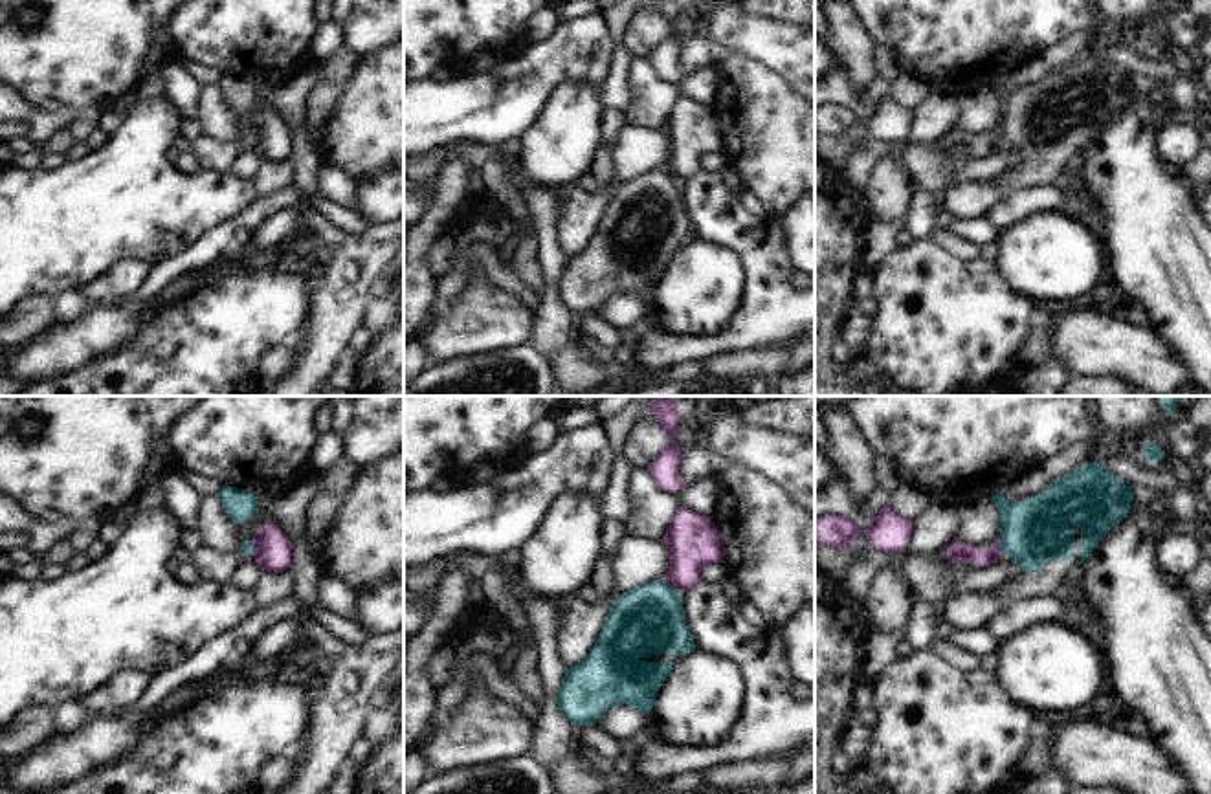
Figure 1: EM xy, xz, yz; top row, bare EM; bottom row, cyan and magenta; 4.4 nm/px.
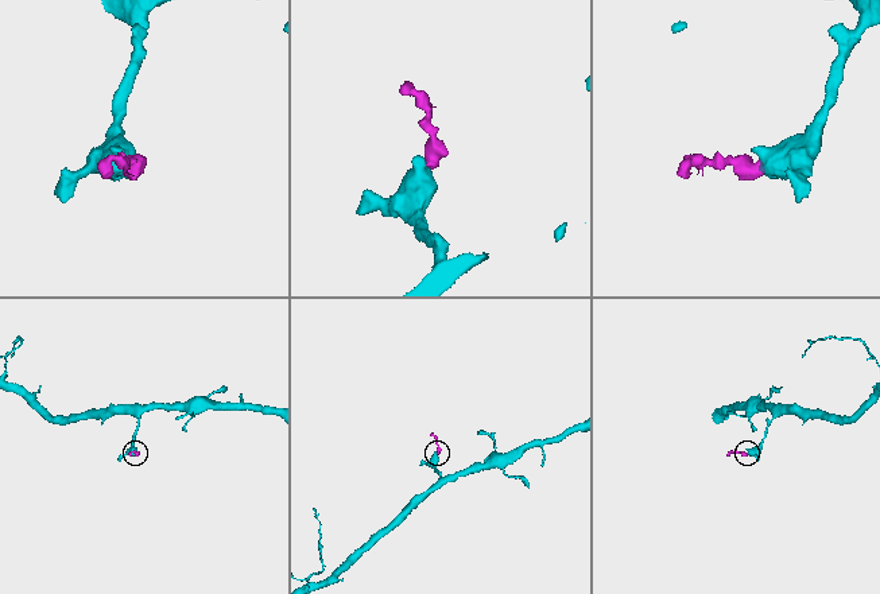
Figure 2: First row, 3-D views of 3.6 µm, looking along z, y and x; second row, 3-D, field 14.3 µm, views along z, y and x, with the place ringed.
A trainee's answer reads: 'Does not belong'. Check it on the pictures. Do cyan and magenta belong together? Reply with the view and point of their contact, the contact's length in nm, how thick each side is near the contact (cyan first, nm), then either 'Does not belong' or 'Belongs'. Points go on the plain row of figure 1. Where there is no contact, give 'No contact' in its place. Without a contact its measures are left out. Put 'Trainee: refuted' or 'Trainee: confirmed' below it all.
Touches cyan at yz (999, 134). Shared border 90 nm. Thickness 280 nm (cyan) against 90 nm. Does not belong.
Trainee: confirmed

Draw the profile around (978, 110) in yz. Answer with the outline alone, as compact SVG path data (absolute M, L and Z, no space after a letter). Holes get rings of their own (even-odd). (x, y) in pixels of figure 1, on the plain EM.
M989 88L969 90L958 95L956 106L956 128L969 136L989 139L1000 125L1000 101Z

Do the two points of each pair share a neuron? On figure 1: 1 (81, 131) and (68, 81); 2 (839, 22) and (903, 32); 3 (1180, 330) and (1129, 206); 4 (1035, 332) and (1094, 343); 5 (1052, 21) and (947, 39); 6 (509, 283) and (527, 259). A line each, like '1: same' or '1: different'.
1: different
2: different
3: same
4: different
5: same
6: different

